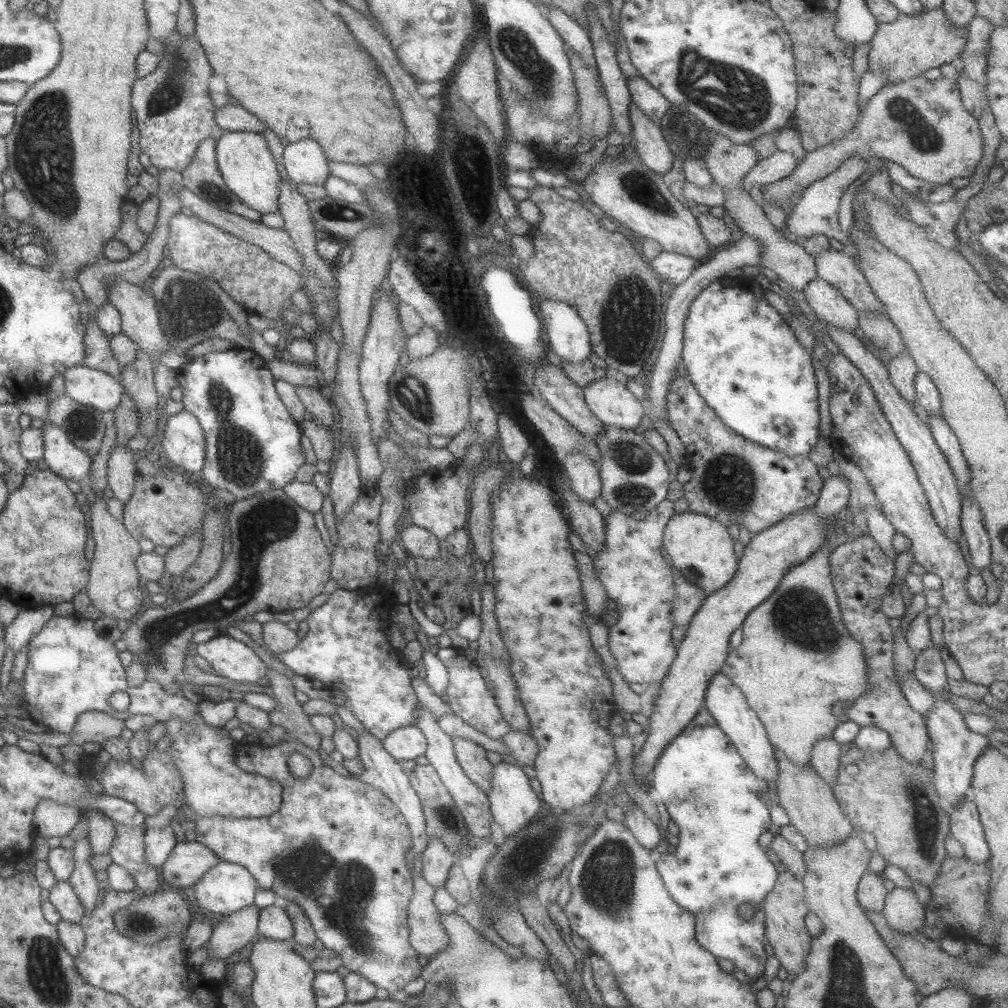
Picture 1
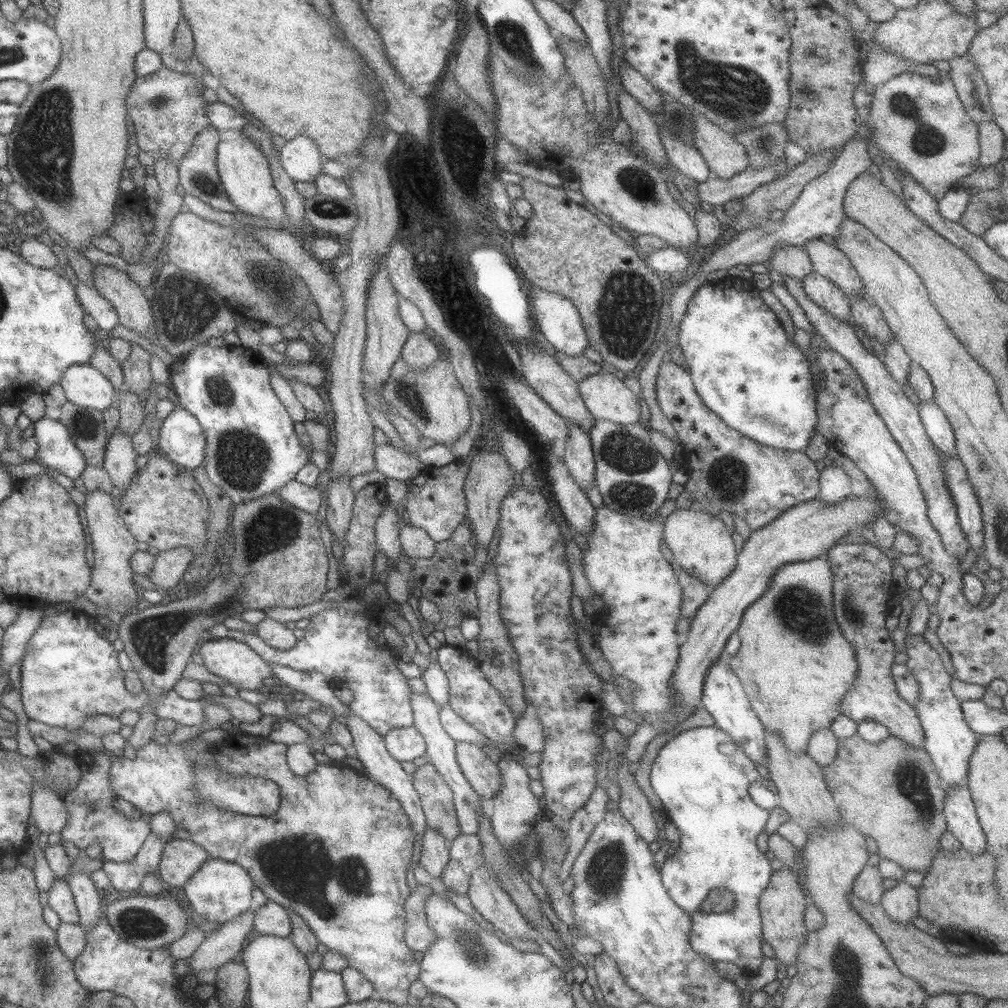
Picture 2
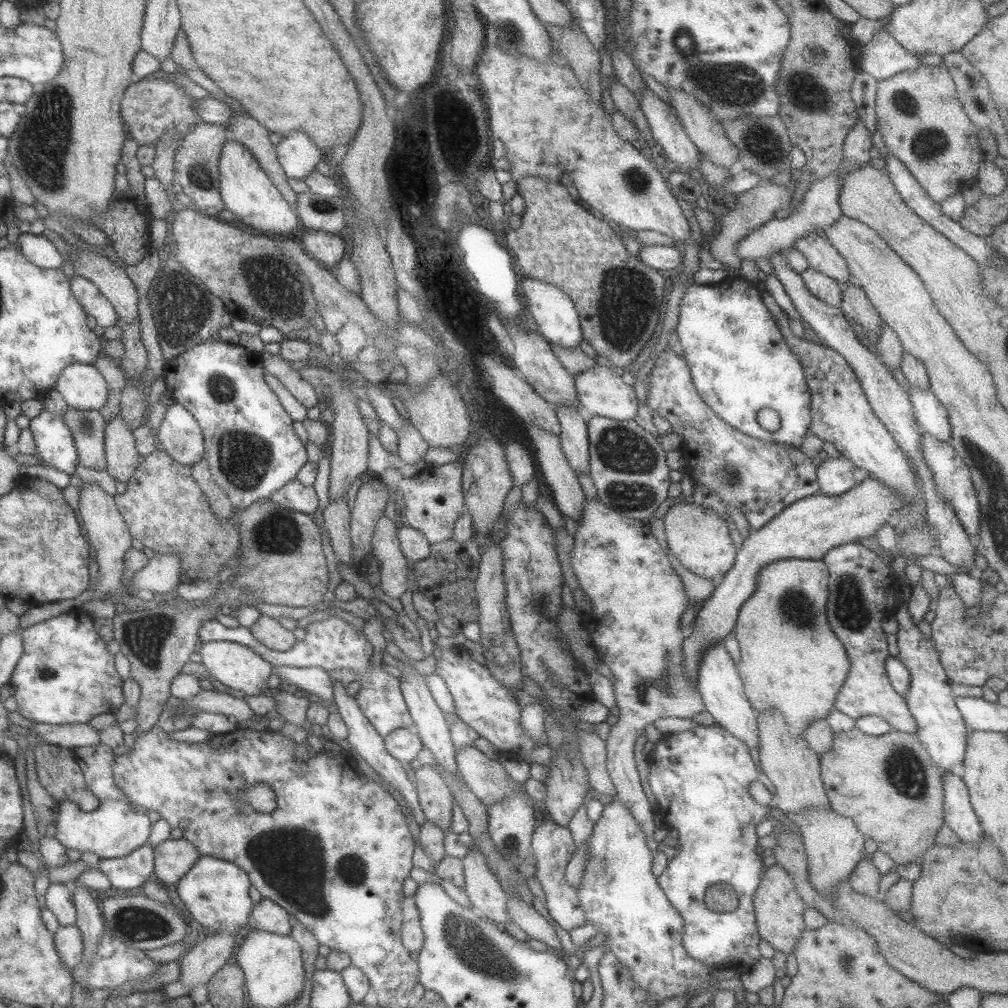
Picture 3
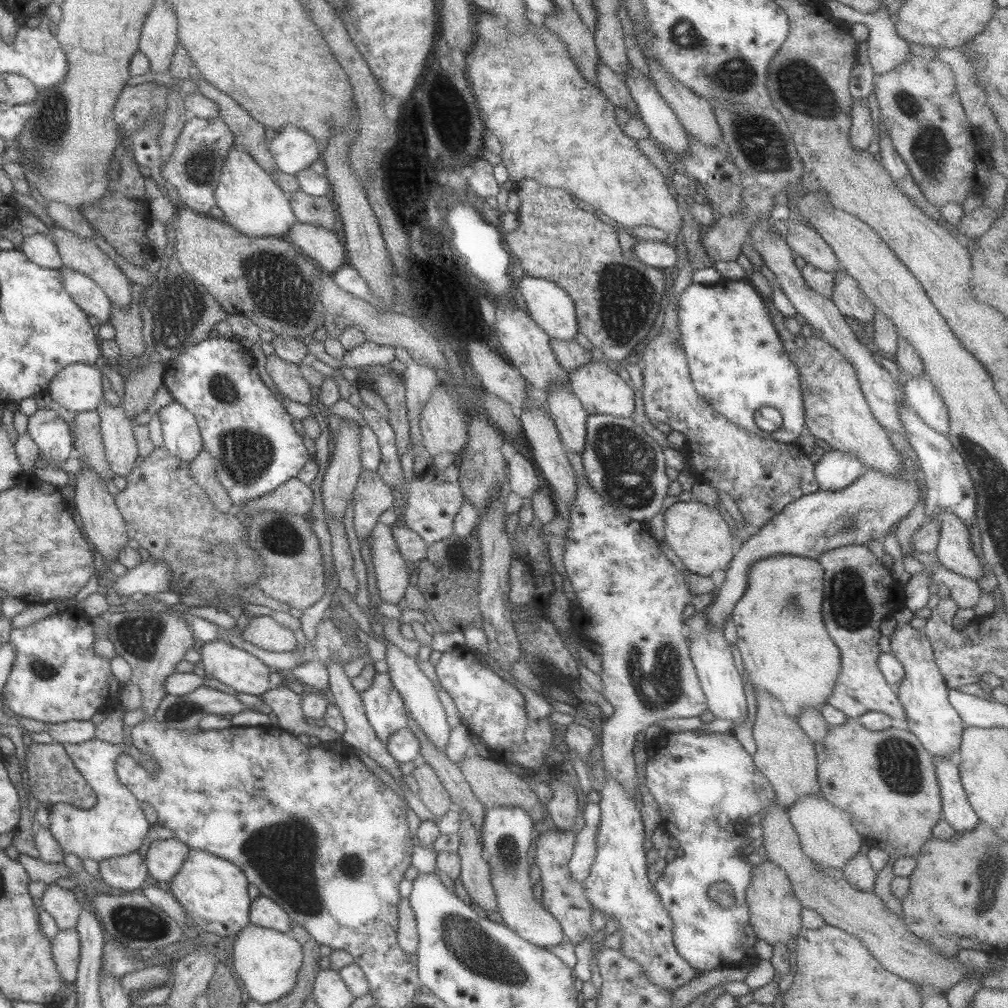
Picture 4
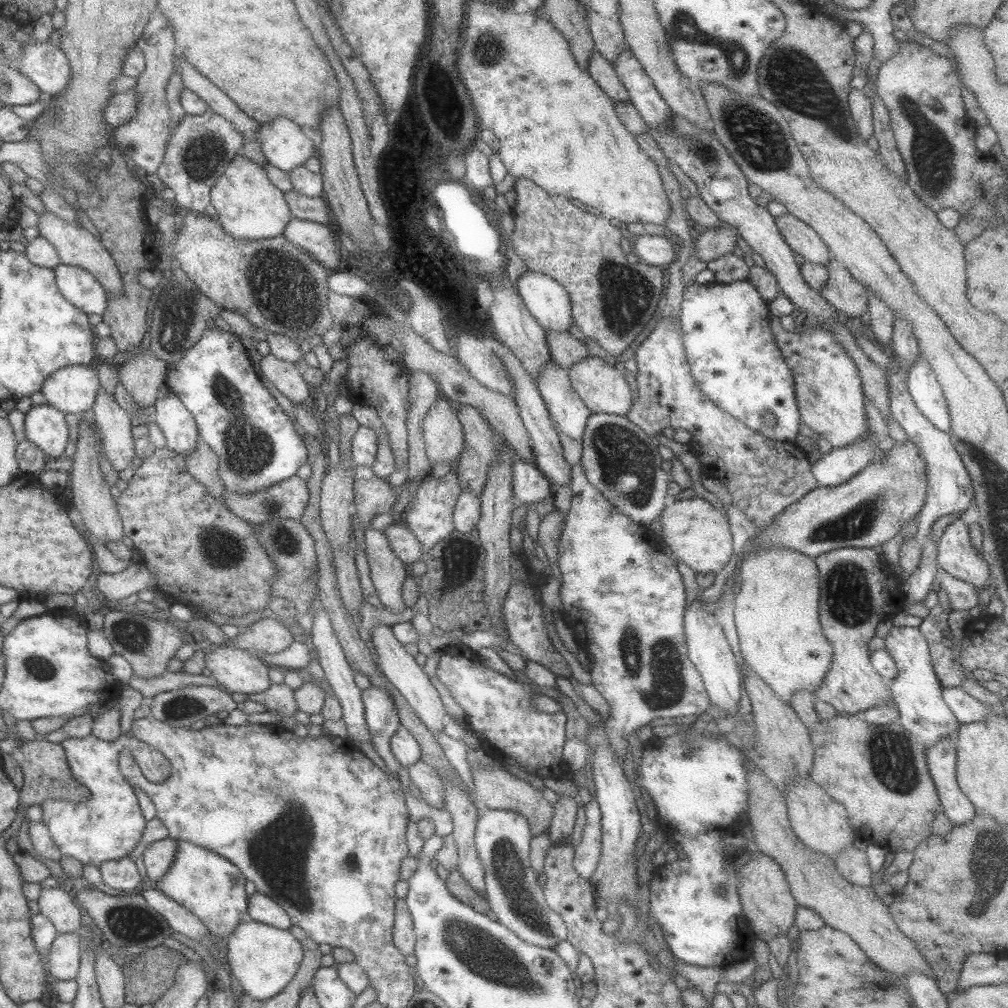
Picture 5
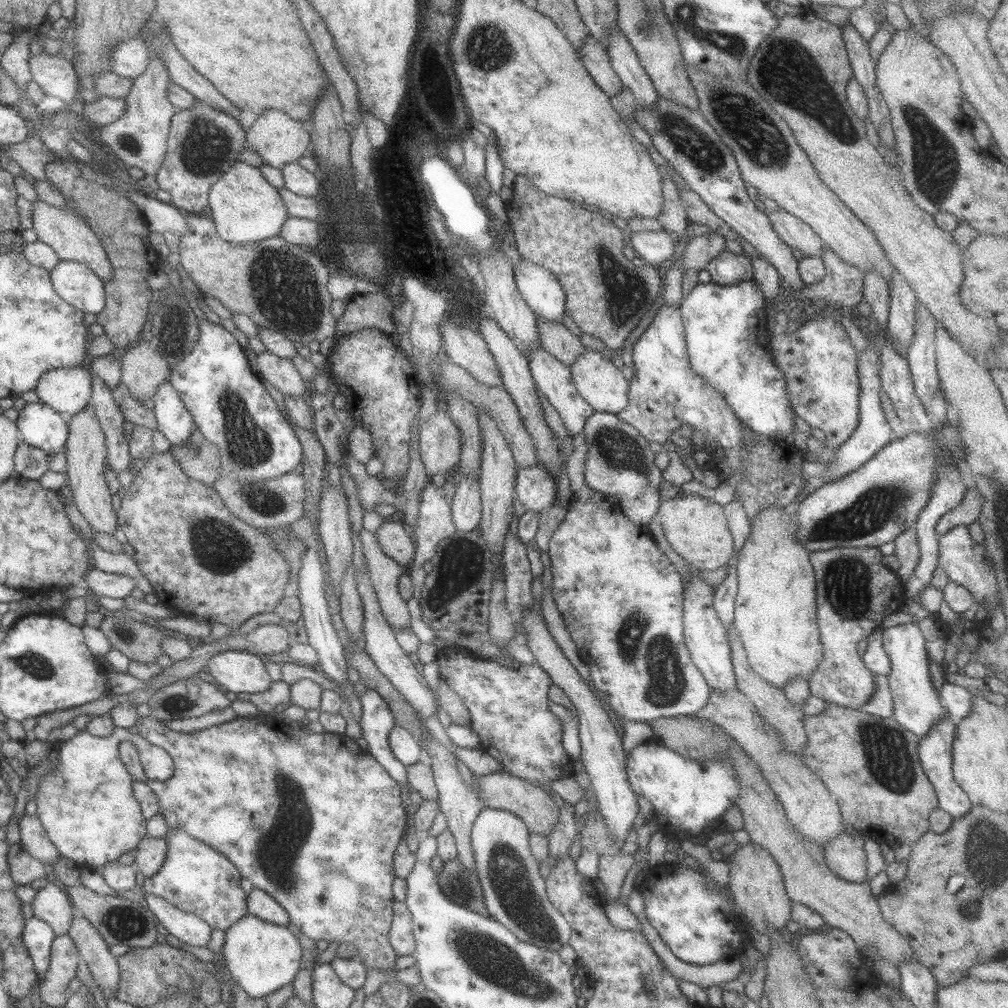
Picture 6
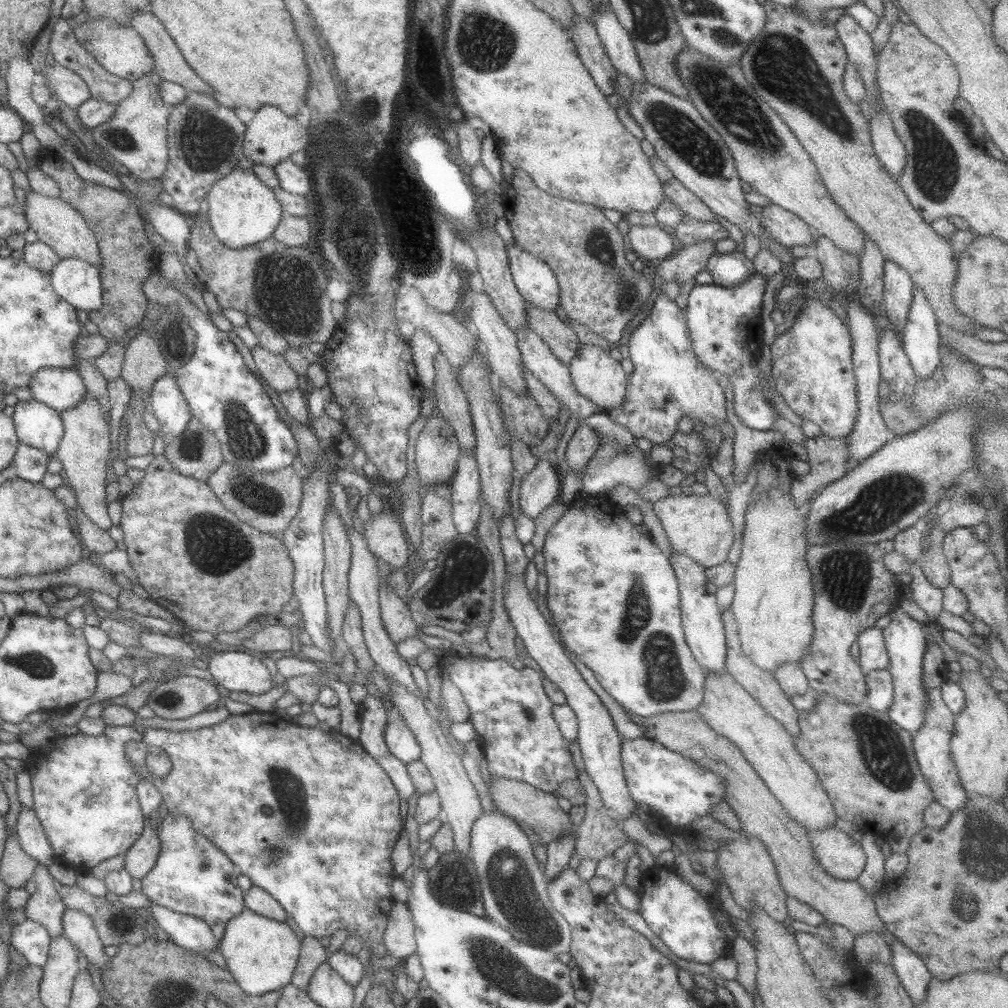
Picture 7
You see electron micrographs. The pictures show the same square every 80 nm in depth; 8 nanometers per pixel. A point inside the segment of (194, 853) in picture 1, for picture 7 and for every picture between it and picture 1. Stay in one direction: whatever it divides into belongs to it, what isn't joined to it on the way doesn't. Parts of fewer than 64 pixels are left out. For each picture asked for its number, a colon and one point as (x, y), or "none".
2: (180, 859)
3: (173, 858)
4: (164, 858)
5: (158, 856)
6: (150, 852)
7: (140, 858)

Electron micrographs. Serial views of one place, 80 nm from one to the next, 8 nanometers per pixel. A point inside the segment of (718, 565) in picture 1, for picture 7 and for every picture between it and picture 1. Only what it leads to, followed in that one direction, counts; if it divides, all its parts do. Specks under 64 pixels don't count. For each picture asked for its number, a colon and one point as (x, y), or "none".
2: (703, 546)
3: (699, 538)
4: (696, 532)
5: (699, 534)
6: (696, 527)
7: (698, 526)

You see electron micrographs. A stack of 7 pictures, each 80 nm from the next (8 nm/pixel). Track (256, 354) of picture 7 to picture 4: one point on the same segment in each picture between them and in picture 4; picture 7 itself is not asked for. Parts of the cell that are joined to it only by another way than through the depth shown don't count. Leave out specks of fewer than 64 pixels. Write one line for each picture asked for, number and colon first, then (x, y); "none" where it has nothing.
4: (289, 380)
5: (285, 375)
6: (280, 372)

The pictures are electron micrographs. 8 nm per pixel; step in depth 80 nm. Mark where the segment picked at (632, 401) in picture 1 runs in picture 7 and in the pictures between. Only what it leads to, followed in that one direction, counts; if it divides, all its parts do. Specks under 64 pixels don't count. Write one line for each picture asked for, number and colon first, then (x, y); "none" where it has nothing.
2: (606, 396)
3: (602, 391)
4: (601, 390)
5: (603, 388)
6: (602, 384)
7: (595, 373)

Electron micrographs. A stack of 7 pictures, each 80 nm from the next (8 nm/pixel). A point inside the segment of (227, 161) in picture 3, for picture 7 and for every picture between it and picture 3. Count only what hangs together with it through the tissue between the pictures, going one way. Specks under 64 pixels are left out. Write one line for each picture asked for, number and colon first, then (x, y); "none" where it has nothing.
4: (252, 202)
5: (248, 205)
6: (245, 208)
7: (242, 211)

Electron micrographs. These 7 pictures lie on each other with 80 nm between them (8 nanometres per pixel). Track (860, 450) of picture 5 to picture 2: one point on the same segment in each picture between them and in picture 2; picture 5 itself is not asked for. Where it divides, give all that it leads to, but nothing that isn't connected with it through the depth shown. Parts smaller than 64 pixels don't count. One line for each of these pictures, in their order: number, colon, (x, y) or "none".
2: (836, 485)
3: (836, 476)
4: (836, 469)

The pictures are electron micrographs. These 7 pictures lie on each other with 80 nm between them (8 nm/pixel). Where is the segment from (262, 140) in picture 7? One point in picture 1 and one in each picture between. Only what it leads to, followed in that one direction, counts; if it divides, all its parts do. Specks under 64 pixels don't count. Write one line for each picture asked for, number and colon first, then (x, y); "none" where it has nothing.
1: (305, 162)
2: (301, 158)
3: (297, 153)
4: (293, 149)
5: (285, 146)
6: (278, 139)

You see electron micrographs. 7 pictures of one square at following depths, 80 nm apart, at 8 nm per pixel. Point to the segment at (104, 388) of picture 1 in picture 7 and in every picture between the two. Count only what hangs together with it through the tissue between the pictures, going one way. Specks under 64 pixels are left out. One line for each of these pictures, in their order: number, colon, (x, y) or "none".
2: (84, 385)
3: (82, 386)
4: (78, 387)
5: (72, 389)
6: (68, 390)
7: (61, 389)

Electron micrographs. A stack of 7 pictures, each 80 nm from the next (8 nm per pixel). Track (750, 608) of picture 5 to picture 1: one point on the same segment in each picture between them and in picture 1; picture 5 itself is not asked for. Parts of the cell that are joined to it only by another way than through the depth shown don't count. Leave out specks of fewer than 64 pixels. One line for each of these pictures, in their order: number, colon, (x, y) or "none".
1: (798, 628)
2: (795, 664)
3: (792, 661)
4: (785, 647)

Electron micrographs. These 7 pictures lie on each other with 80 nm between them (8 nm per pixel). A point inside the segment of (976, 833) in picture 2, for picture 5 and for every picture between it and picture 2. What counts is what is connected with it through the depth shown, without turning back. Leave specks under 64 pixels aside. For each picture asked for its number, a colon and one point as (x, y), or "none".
3: (959, 815)
4: (957, 810)
5: (941, 757)

